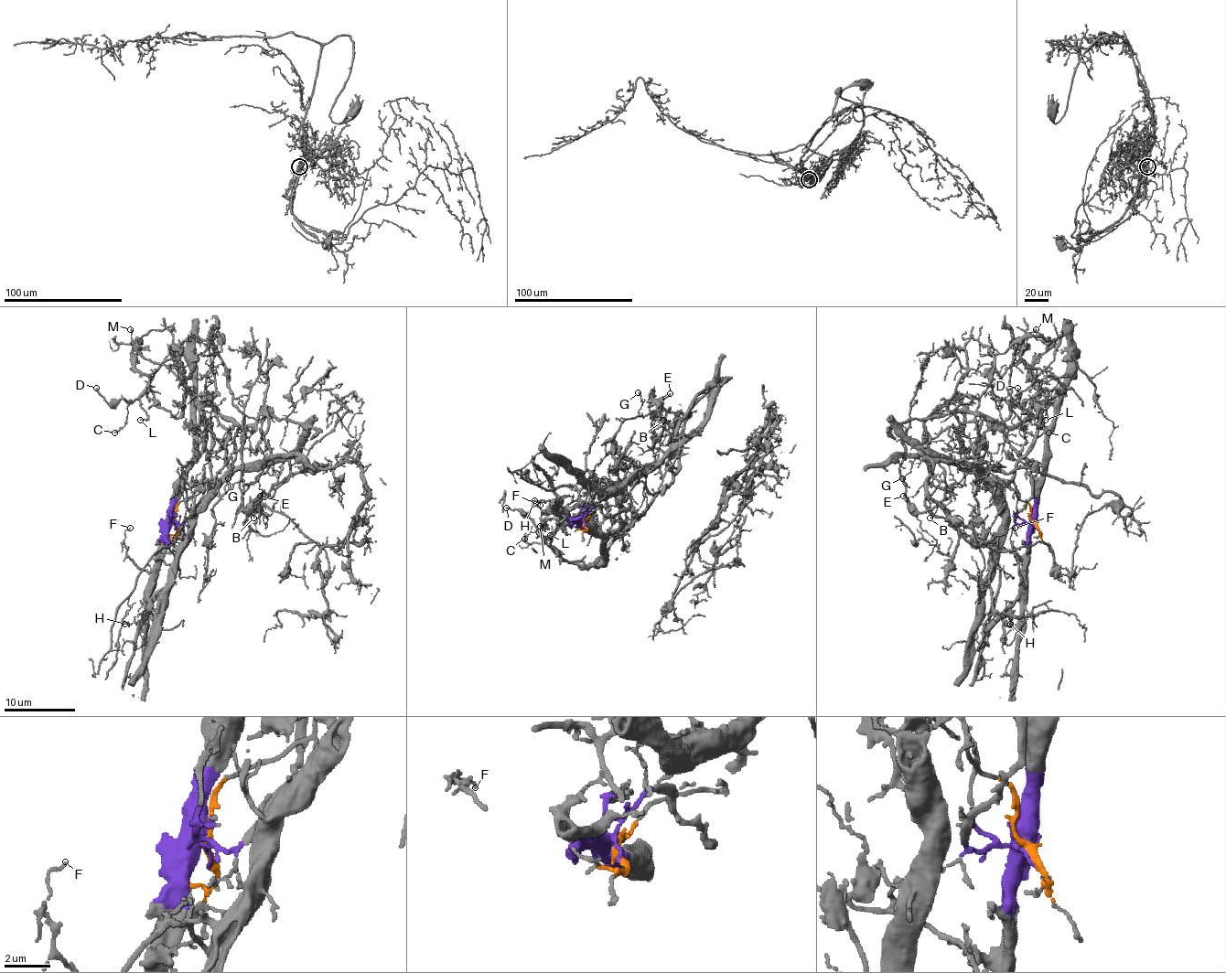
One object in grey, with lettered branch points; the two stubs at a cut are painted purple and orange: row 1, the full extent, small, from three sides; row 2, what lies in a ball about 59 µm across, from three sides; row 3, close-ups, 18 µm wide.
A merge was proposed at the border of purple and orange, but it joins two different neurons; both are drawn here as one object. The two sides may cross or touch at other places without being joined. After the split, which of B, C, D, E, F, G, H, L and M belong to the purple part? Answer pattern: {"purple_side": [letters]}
{"purple_side": ["C", "D", "F", "H", "L"]}

